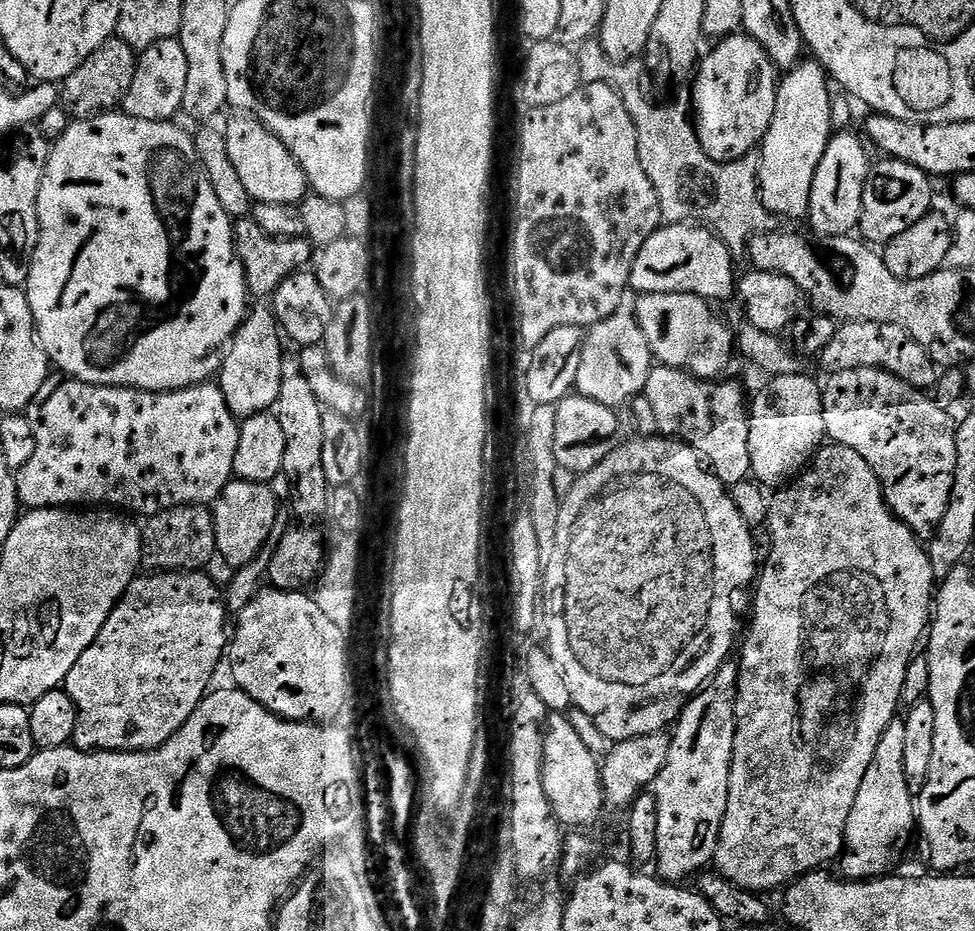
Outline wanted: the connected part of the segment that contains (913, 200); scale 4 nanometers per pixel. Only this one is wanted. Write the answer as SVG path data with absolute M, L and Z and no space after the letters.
M880 158L877 164L875 161L868 169L862 190L859 235L869 245L883 246L898 238L902 230L910 230L933 207L931 183L928 173L913 164L891 158Z

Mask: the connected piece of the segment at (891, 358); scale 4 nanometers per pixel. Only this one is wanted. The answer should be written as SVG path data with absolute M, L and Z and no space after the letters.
M850 320L841 323L829 344L818 353L825 373L841 372L847 368L881 368L905 380L912 388L928 390L937 383L938 366L930 354L902 326L869 320Z

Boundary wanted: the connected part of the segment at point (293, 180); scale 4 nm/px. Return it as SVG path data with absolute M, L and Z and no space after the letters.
M255 118L240 119L244 120L232 120L226 127L226 150L230 150L230 162L234 162L234 170L238 170L238 178L242 178L253 201L299 205L310 192L300 163L265 124Z

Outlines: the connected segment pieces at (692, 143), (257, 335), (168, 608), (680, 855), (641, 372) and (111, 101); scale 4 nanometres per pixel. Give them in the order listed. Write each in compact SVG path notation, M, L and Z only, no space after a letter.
M593 38L579 45L578 55L581 81L610 85L624 99L626 110L630 110L630 118L638 134L638 158L642 158L646 178L650 178L650 182L654 182L654 190L658 190L660 219L664 224L699 222L723 238L734 254L741 253L756 233L779 229L779 217L766 210L760 200L759 155L749 154L741 160L727 162L710 158L706 150L702 150L692 105L687 99L651 104L636 77L642 72L641 65L635 59L611 60L604 53L599 39Z
M301 270L295 272L270 297L272 312L267 303L260 304L245 315L244 323L236 329L226 351L223 353L218 383L226 402L237 418L258 415L275 409L278 394L282 390L282 366L286 349L280 341L280 328L300 346L320 346L324 343L326 330L330 330L334 301L322 290L322 282L318 282L315 271Z
M200 570L148 575L152 576L137 575L128 585L124 596L116 603L116 609L112 611L110 618L106 618L102 630L98 630L98 638L94 638L94 642L90 642L90 646L82 654L82 658L78 658L78 662L74 662L74 670L70 670L70 674L64 679L63 691L67 692L68 697L74 702L78 714L78 722L72 735L72 744L82 752L149 752L162 746L188 721L190 714L194 714L194 710L198 710L198 706L213 687L212 675L215 674L220 659L223 656L225 659L226 649L230 644L230 620L228 624L230 613L226 607L226 596L221 585L219 588L210 577L204 576L208 574Z
M725 662L685 704L674 725L670 754L666 754L666 766L662 766L654 785L658 806L654 868L665 882L687 881L687 876L695 877L716 859L730 790L739 685L739 667Z
M621 310L601 324L595 325L585 335L582 366L578 366L576 388L591 394L595 400L604 400L606 394L600 388L608 388L612 396L621 395L624 388L625 397L641 395L648 381L648 373L654 367L654 357L647 344L646 335L631 311Z
M119 37L107 40L62 84L62 104L73 119L91 119L123 105L134 80L137 51Z

